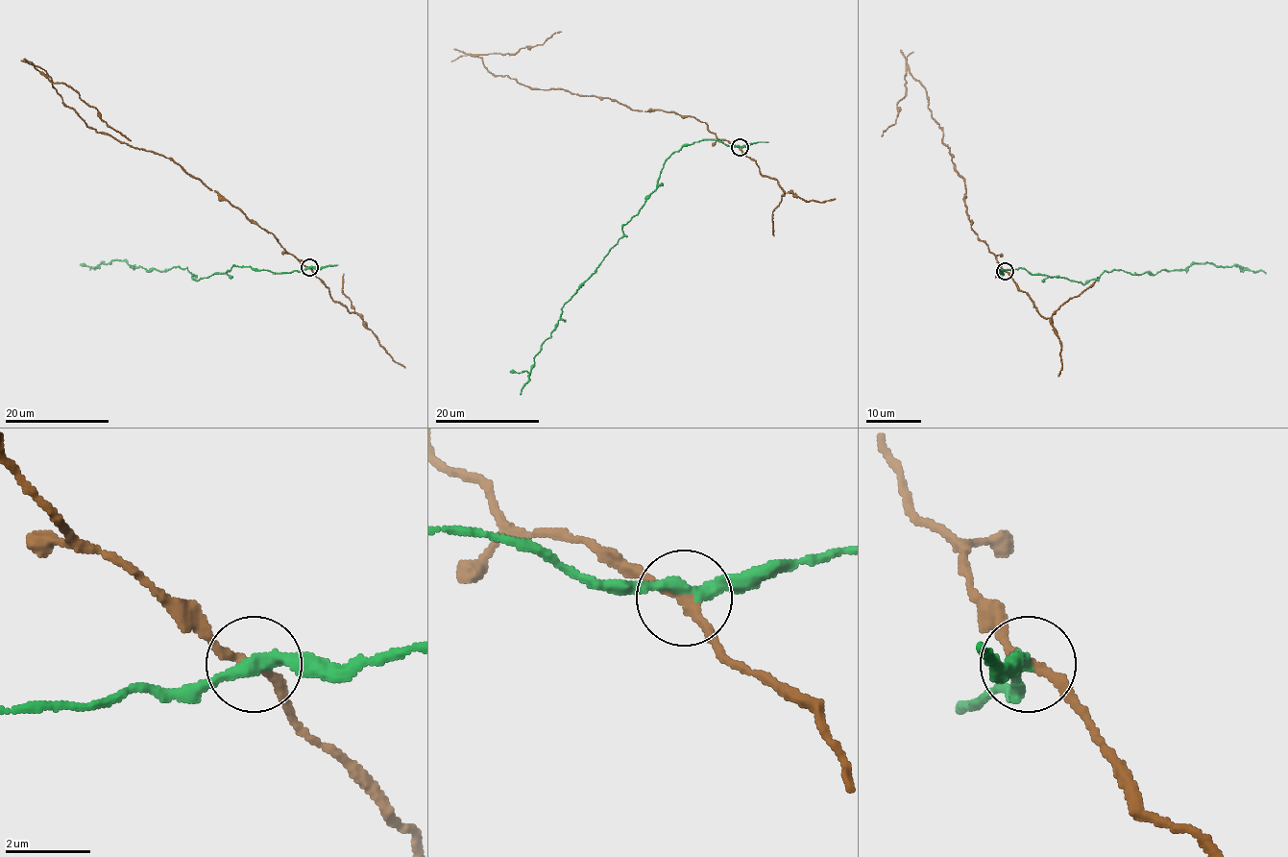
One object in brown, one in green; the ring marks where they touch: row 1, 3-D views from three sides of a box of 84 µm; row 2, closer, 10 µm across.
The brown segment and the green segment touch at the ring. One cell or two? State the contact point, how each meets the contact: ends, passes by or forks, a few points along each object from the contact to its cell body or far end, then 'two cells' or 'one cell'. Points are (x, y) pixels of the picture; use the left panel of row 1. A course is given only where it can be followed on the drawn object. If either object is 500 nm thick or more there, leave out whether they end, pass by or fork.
at (309, 267); brown passes by; green passes by; brown runs (309, 268), (179, 164), (89, 128), (62, 100), (52, 78), (53, 82), (69, 85), (130, 141); green runs (309, 268), (273, 273), (233, 265), (230, 270), (198, 280), (186, 268), (147, 270), (113, 259), (89, 270); two cells

